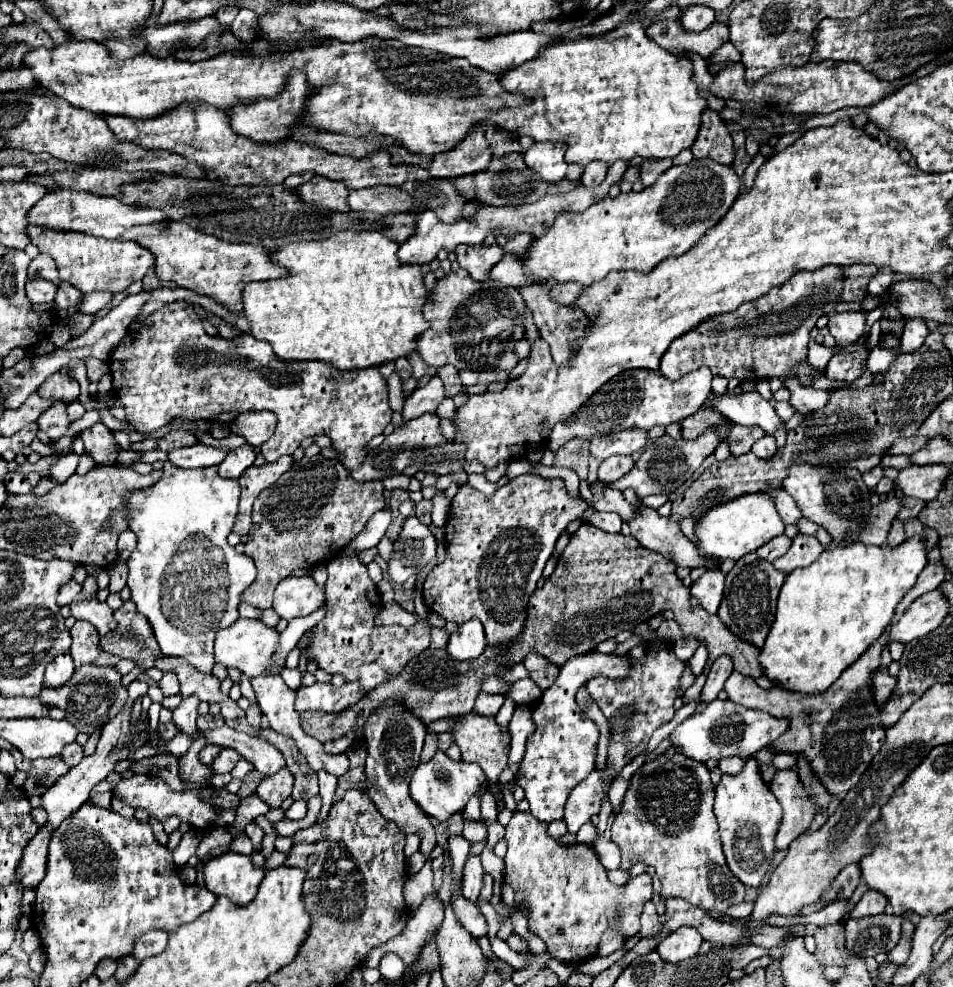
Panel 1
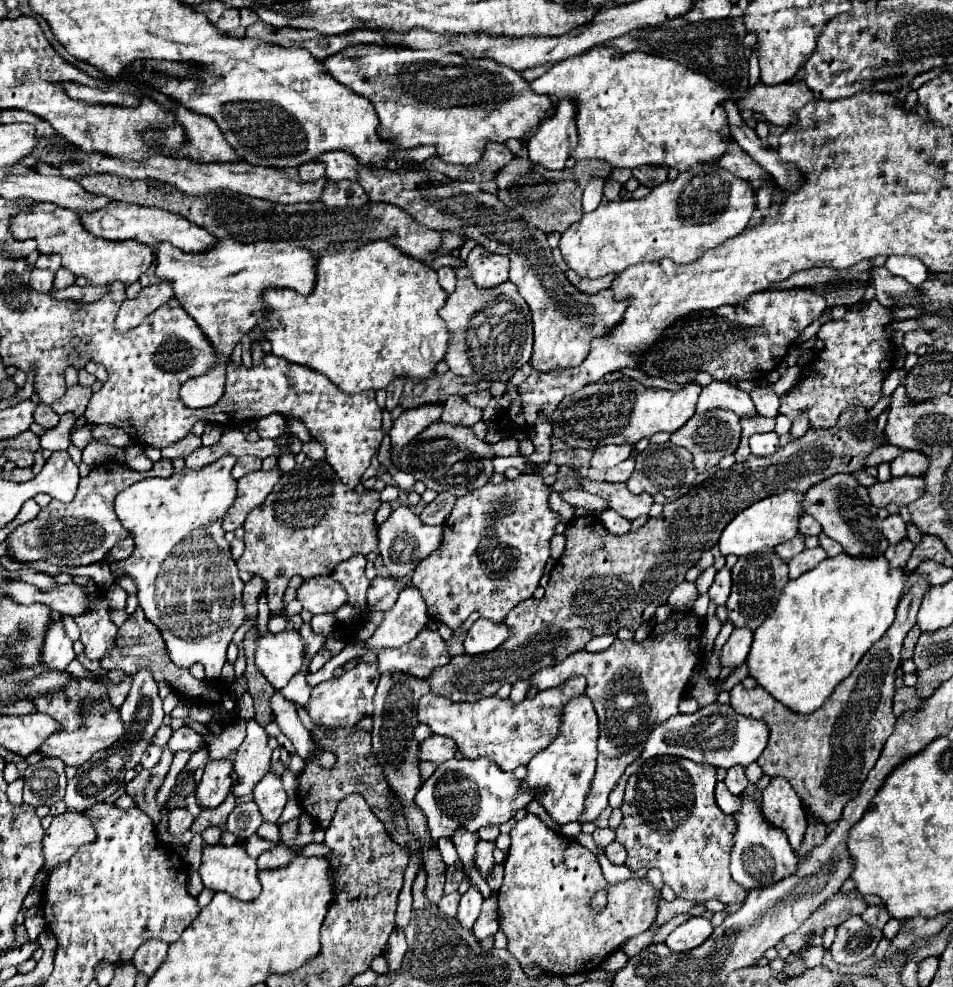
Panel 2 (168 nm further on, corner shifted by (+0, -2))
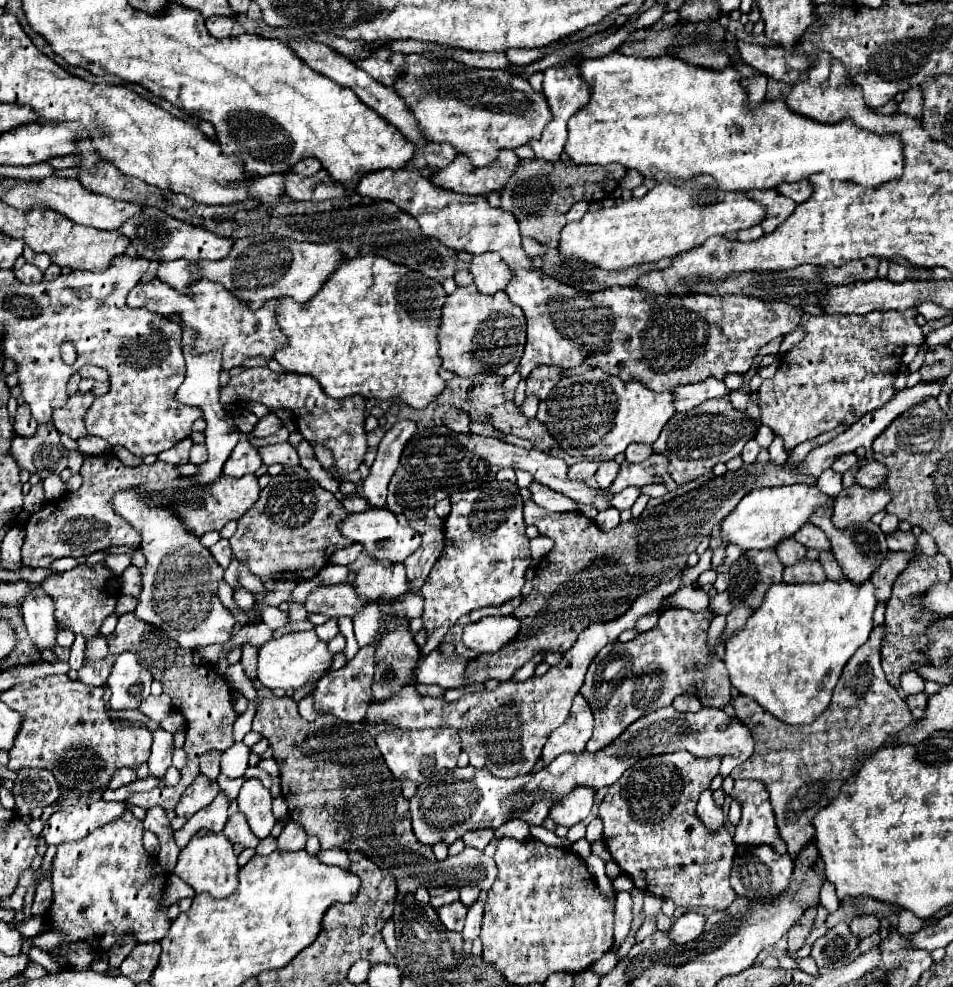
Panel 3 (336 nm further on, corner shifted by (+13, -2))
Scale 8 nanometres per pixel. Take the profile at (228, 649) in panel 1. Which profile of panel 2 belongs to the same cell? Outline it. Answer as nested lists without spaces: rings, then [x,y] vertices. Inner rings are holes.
[[[297,630],[267,634],[257,640],[255,664],[275,690],[287,686],[289,680],[301,672],[303,660],[305,642]]]

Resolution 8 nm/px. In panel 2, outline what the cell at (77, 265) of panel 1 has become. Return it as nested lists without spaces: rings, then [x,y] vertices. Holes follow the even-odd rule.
[[[35,204],[19,210],[19,214],[11,218],[9,230],[19,240],[35,238],[39,252],[59,254],[63,258],[63,268],[71,270],[75,276],[85,276],[87,282],[95,286],[109,284],[115,280],[121,280],[123,284],[133,284],[149,268],[153,258],[153,250],[139,242],[113,242],[89,234],[79,222],[79,214],[51,204]]]

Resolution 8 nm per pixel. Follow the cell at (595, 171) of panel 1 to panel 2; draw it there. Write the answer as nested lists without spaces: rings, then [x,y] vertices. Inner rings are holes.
[[[593,178],[589,180],[585,192],[583,192],[583,212],[593,212],[603,198],[603,180]]]

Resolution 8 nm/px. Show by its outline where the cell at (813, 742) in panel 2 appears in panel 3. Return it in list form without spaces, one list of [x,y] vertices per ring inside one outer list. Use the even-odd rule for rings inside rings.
[[[878,624],[868,642],[862,644],[850,662],[844,666],[842,678],[834,688],[832,702],[824,714],[812,724],[786,724],[762,710],[754,698],[736,696],[730,704],[752,732],[756,750],[746,764],[732,770],[732,778],[762,780],[770,792],[770,802],[776,814],[782,840],[788,844],[788,854],[796,856],[800,848],[814,838],[812,818],[834,800],[844,782],[848,782],[864,764],[868,754],[878,750],[888,736],[910,726],[914,720],[906,702],[894,686],[886,682],[882,662],[882,638],[886,624]]]

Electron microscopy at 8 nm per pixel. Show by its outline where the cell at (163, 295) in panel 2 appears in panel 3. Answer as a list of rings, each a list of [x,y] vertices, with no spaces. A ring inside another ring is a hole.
[[[154,278],[148,284],[136,284],[126,298],[126,306],[130,306],[130,308],[144,306],[144,308],[148,308],[156,314],[168,316],[168,318],[172,314],[180,314],[182,320],[198,332],[194,352],[208,352],[208,350],[220,348],[224,370],[242,366],[242,362],[252,356],[272,358],[274,350],[278,346],[286,344],[286,336],[282,334],[282,330],[278,328],[278,324],[274,320],[276,302],[266,302],[258,310],[248,310],[242,306],[242,302],[238,298],[234,298],[228,290],[224,290],[224,286],[210,282],[210,280],[198,280],[198,282],[194,282],[194,286],[190,286],[190,294],[180,294],[174,288],[170,288],[168,284]]]

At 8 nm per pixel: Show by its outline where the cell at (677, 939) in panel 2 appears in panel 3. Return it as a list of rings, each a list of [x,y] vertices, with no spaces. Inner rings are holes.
[[[688,910],[686,914],[682,914],[676,920],[676,924],[670,928],[668,934],[670,934],[672,942],[686,944],[686,942],[690,942],[690,940],[694,940],[694,938],[698,938],[702,934],[704,922],[706,922],[706,918],[702,914],[694,912],[694,910]]]

